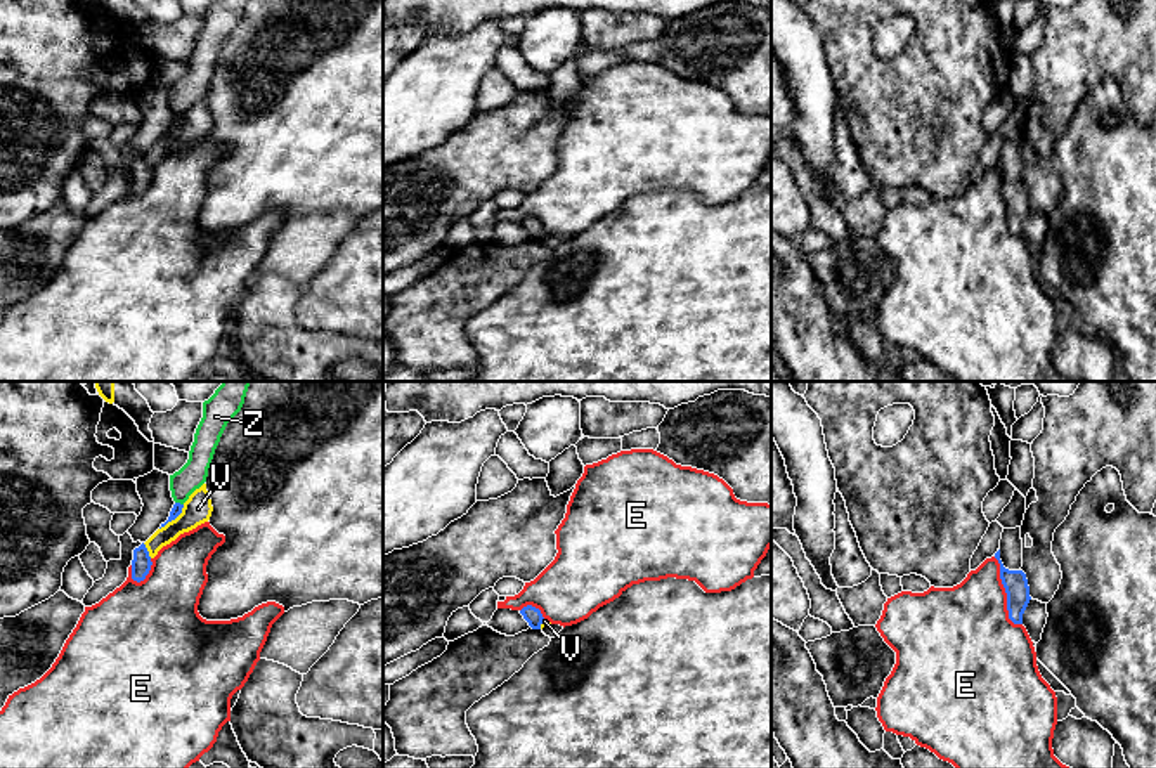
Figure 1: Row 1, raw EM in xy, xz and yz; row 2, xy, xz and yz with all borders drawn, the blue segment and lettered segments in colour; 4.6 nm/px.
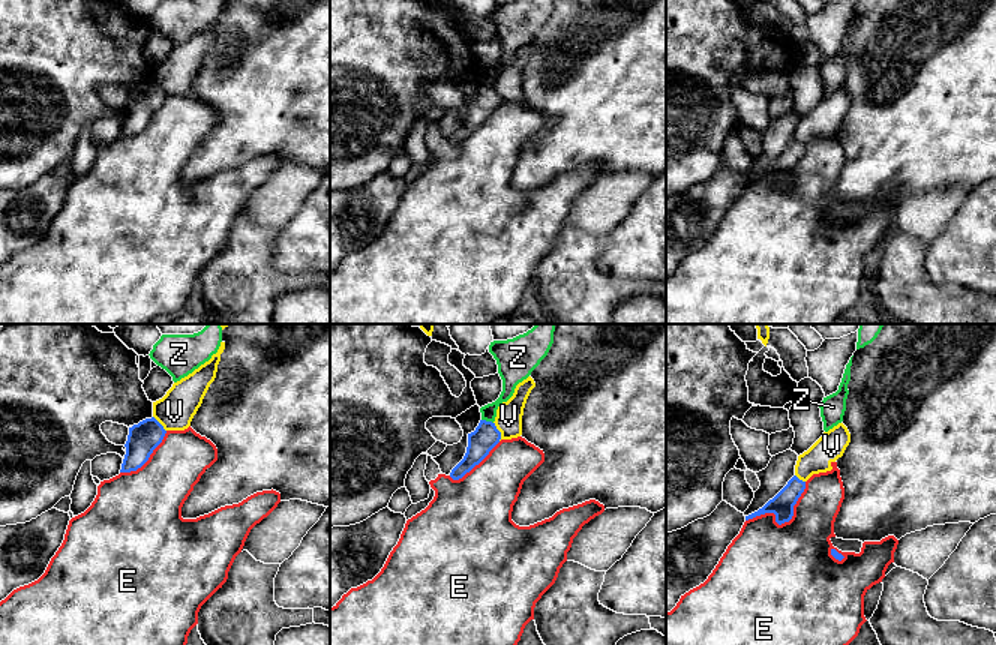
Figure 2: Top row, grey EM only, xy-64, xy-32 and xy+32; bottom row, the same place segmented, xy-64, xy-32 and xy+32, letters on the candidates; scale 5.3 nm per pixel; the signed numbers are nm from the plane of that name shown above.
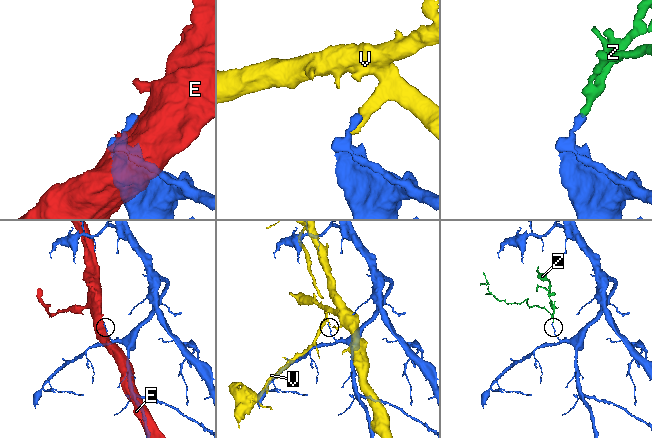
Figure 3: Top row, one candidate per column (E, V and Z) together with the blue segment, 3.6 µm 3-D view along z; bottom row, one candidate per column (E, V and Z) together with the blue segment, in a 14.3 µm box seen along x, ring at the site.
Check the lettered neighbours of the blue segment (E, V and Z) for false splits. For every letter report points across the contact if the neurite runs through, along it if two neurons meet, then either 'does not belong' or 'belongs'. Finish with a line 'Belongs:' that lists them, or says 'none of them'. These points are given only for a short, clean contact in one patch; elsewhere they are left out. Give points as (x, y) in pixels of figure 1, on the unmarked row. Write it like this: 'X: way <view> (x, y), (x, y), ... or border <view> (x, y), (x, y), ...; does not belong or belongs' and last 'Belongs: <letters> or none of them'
E: does not belong
V: does not belong
Z: border xy (175, 113), (182, 117); does not belong
Belongs: none of them

